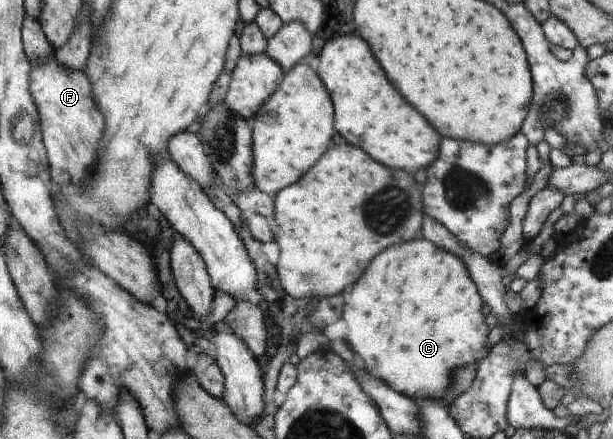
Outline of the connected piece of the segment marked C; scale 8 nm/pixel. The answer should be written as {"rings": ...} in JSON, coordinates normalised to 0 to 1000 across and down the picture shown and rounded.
{"rings":[[[684,540],[618,576],[576,647],[558,713],[566,736],[564,779],[587,829],[641,891],[680,911],[721,916],[726,891],[739,877],[739,845],[768,827],[781,829],[785,818],[794,813],[794,763],[799,752],[786,713],[788,692],[759,599],[742,576],[732,576]]]}

